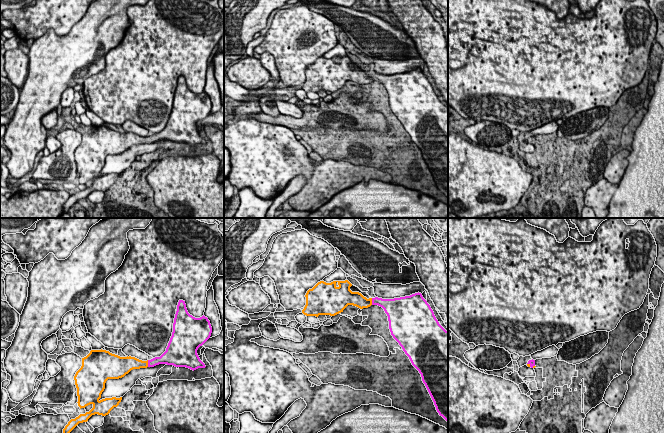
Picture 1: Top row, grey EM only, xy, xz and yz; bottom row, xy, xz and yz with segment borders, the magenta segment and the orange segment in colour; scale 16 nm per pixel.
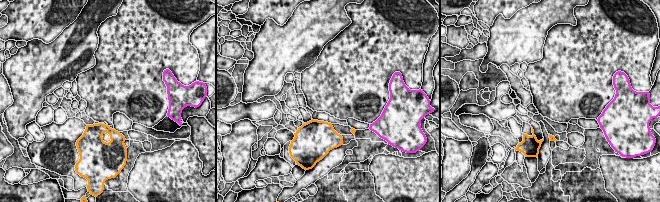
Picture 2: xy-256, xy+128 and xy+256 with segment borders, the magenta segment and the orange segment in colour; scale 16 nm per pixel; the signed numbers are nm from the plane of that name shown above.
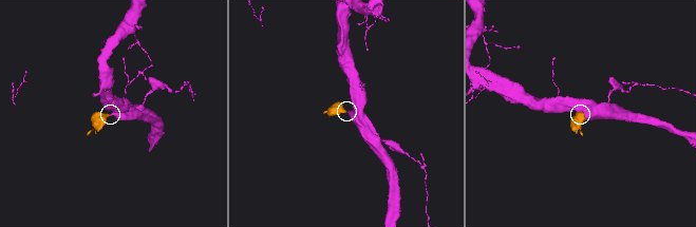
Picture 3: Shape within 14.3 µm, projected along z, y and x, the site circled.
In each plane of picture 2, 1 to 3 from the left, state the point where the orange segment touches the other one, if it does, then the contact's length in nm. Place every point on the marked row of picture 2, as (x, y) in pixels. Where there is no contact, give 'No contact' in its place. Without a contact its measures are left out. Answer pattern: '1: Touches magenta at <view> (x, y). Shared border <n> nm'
1: No contact
2: No contact
3: No contact

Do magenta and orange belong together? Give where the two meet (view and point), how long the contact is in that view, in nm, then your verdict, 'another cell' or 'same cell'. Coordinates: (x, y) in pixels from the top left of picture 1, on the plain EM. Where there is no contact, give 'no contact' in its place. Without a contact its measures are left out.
xy (148, 139) | 110 nm | same cell

